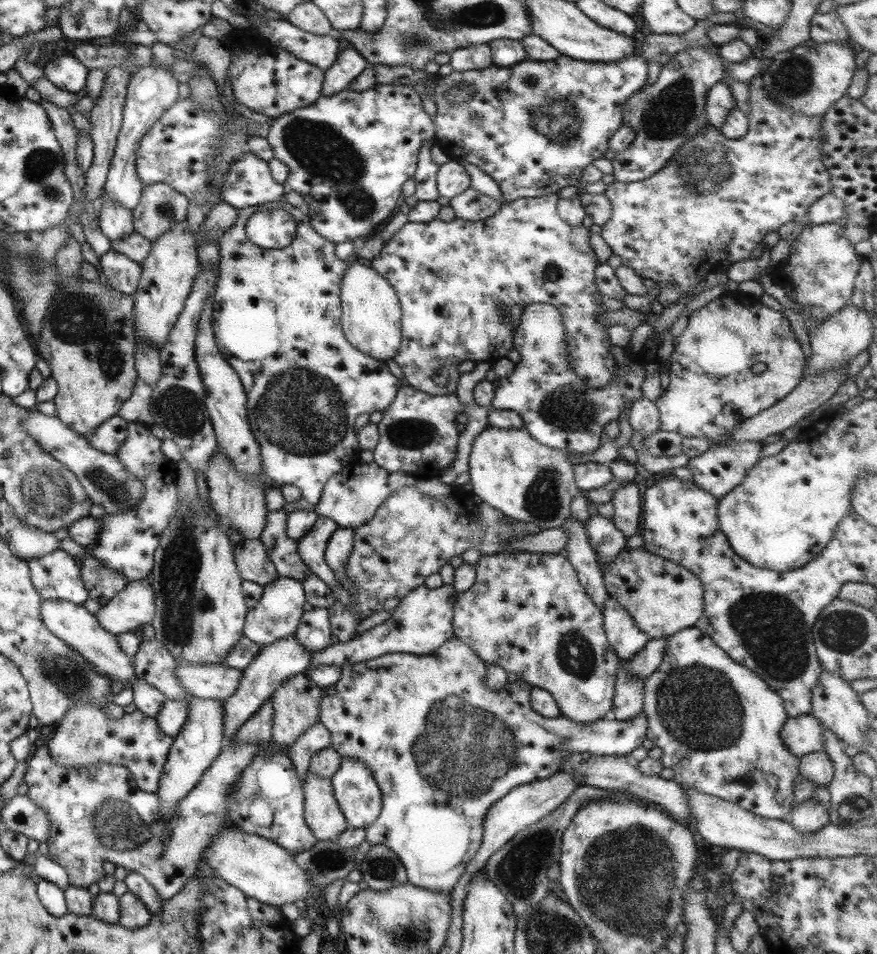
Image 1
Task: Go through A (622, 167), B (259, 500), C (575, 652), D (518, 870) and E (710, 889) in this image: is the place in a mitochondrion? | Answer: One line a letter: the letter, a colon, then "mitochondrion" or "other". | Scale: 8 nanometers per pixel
A: other
B: other
C: mitochondrion
D: mitochondrion
E: other

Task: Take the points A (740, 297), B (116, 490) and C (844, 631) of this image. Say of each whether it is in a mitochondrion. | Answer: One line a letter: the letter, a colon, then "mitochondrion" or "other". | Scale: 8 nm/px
A: other
B: mitochondrion
C: mitochondrion

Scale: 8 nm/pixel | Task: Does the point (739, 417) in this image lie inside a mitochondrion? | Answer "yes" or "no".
no

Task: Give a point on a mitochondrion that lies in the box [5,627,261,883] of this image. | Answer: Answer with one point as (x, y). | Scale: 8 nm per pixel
(110, 818)

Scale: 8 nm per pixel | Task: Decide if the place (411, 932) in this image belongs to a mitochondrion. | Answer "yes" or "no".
yes

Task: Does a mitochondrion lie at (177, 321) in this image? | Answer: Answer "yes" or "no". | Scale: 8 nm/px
no

